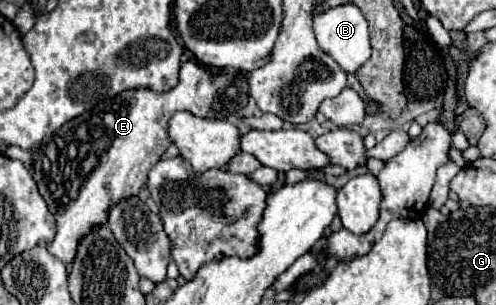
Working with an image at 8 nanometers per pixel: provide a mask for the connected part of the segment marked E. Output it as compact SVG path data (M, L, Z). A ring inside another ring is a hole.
M189 60L185 64L181 64L181 72L179 72L179 84L163 94L155 94L153 90L125 90L121 94L117 94L111 100L105 100L101 104L97 104L93 110L69 120L65 126L61 126L59 132L59 186L43 186L45 182L39 182L39 194L45 198L51 214L55 216L55 226L57 226L57 234L55 238L47 244L47 250L61 258L61 262L71 264L75 254L77 254L77 246L81 242L81 238L85 234L89 234L89 230L93 230L93 226L101 226L107 222L107 214L109 210L129 198L129 196L137 196L141 186L147 184L147 174L149 170L159 162L161 154L171 146L171 138L167 136L167 122L173 116L173 112L177 110L187 110L195 116L201 118L227 118L231 114L239 112L239 100L241 100L241 108L247 104L247 76L243 72L237 70L229 70L225 74L209 74L205 68L201 68L201 64ZM67 136L75 136L75 178L63 178L65 172L65 162L69 160L69 152L67 152Z

